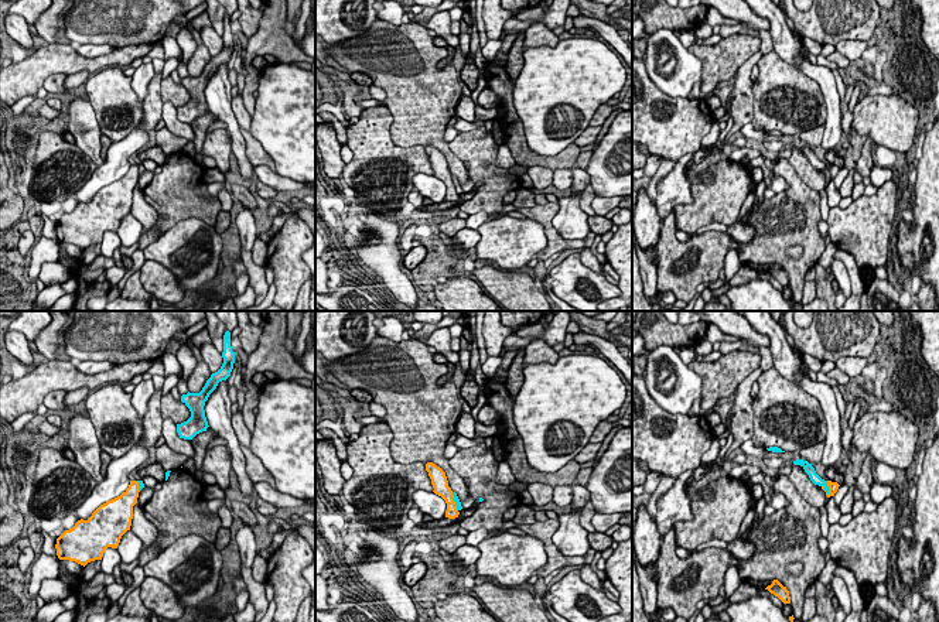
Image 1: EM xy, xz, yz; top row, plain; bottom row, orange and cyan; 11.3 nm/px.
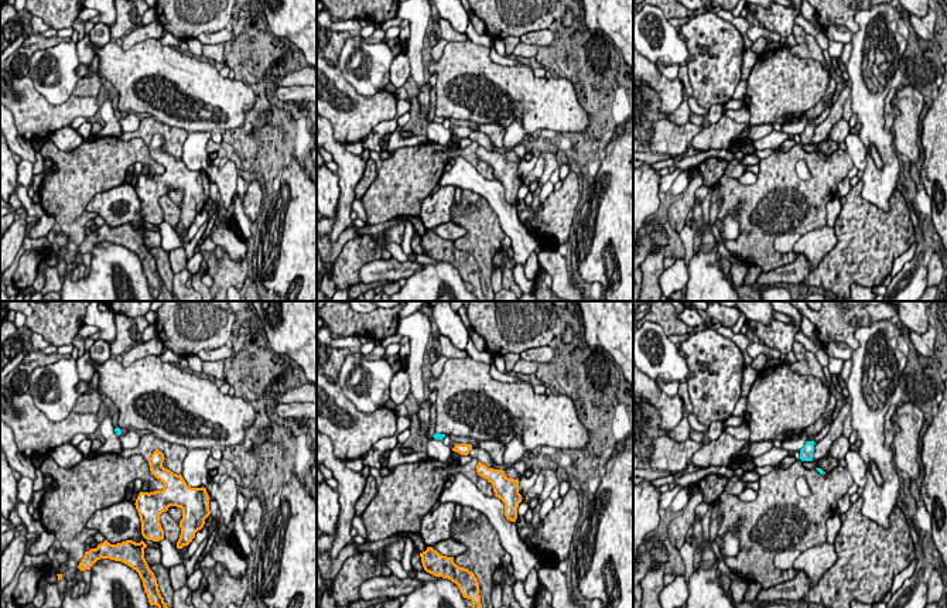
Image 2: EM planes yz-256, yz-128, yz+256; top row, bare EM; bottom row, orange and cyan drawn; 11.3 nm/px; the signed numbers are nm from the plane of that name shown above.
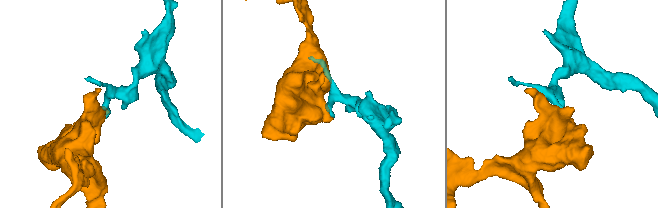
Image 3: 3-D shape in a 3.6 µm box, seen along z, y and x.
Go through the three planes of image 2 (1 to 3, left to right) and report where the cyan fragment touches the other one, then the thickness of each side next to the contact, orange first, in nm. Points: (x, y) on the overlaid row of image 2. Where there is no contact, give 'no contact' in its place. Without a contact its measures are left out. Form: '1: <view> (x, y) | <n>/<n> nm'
1: no contact
2: no contact
3: no contact

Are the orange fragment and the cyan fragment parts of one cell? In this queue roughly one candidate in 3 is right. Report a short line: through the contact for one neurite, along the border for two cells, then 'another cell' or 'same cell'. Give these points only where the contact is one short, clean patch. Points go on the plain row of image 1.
line yz (827, 164), (827, 178); another cell

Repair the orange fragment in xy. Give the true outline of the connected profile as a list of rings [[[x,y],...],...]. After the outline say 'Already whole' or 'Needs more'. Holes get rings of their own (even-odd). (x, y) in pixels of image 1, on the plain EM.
[[[130,164],[120,180],[100,188],[88,204],[81,202],[65,213],[57,222],[58,242],[85,250],[91,245],[102,243],[107,230],[117,232],[122,219],[130,213],[139,175],[139,165]]]. Already whole

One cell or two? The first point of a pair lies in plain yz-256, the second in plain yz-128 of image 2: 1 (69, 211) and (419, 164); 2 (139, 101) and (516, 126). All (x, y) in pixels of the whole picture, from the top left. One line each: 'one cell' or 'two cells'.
1: one cell
2: two cells

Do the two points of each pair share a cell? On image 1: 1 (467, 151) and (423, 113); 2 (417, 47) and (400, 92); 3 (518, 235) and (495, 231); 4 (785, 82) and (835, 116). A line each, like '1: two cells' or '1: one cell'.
1: two cells
2: one cell
3: one cell
4: two cells

